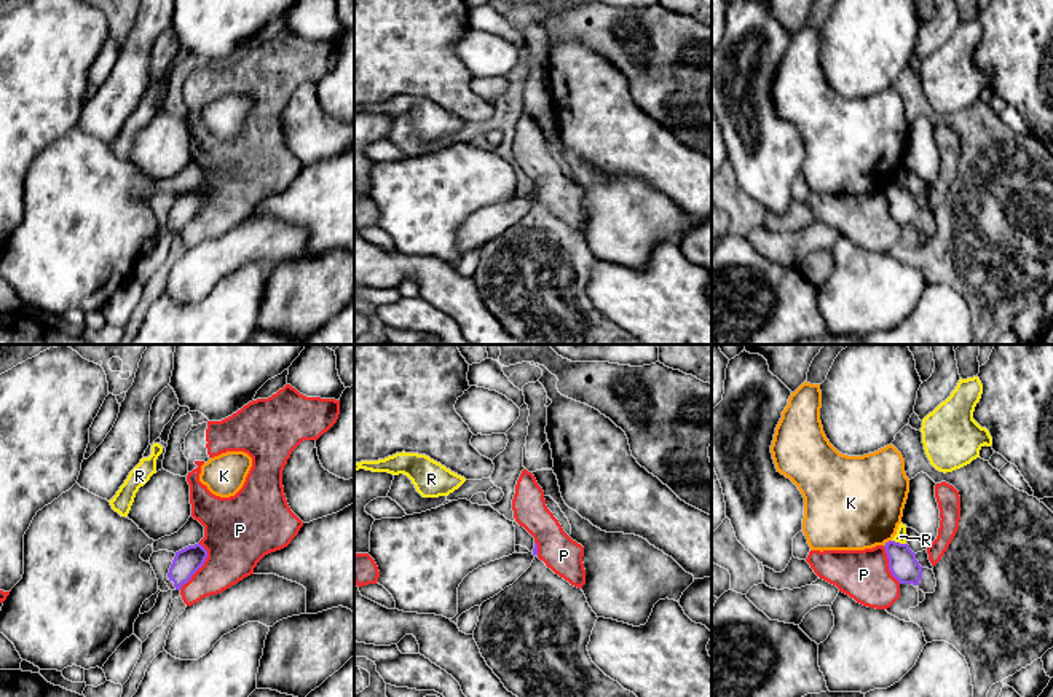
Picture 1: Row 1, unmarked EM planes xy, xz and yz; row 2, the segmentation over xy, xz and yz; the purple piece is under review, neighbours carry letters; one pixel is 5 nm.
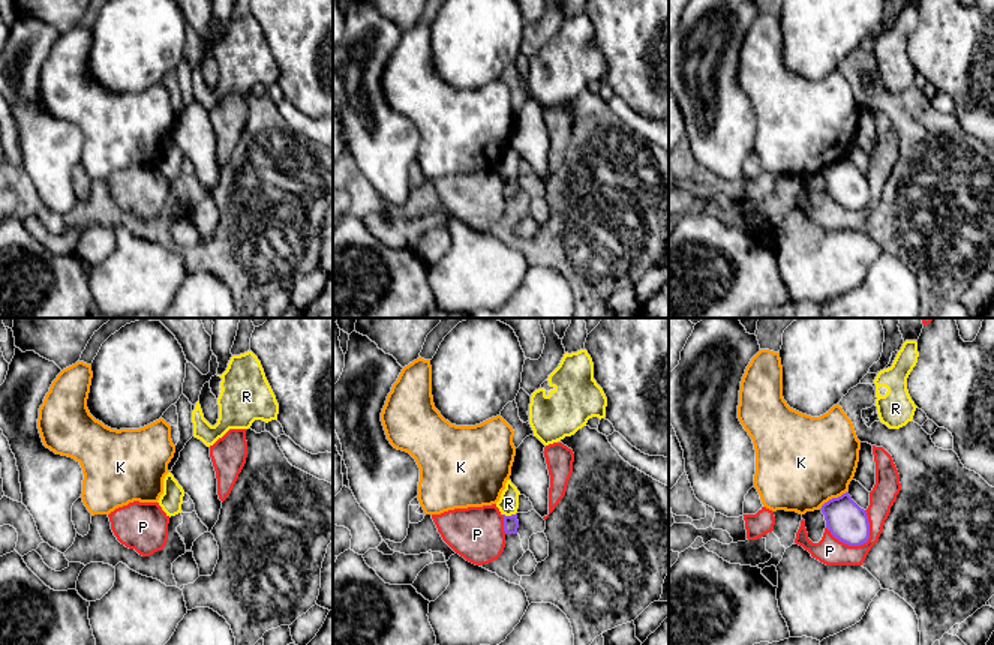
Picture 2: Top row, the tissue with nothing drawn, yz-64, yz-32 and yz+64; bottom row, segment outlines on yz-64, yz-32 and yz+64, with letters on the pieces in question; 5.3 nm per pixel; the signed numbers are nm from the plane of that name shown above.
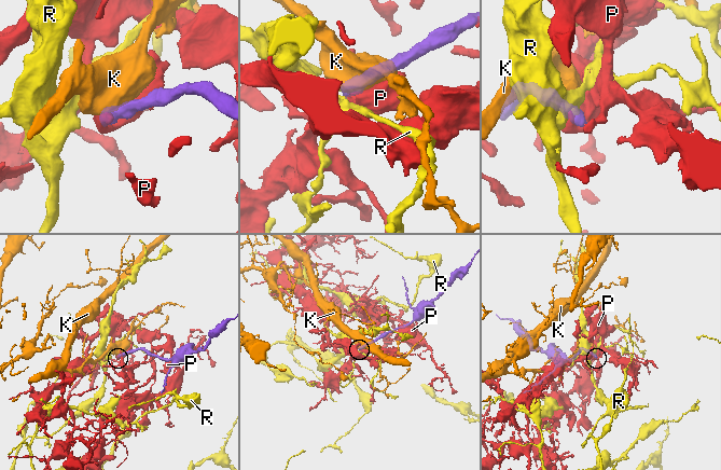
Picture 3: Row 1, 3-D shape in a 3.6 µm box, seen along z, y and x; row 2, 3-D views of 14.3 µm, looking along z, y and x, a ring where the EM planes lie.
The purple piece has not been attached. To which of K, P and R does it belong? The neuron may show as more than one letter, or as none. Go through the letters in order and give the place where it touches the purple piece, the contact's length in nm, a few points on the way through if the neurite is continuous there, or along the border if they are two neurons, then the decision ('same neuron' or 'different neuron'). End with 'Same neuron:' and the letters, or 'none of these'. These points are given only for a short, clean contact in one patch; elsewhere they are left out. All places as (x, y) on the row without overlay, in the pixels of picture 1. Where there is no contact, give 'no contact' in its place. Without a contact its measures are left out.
K: contact yz (887, 185); length 50 nm; different neuron
P: contact xy (201, 208); length 260 nm; different neuron
R: contact yz (899, 185); length 80 nm; border yz (892, 182), (905, 187); different neuron
Same neuron: none of these

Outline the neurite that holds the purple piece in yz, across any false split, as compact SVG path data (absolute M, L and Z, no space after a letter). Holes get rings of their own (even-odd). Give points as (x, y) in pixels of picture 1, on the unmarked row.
M889 183L884 191L889 201L889 212L900 226L917 228L924 236L935 234L937 222L933 214L919 207L908 187Z

